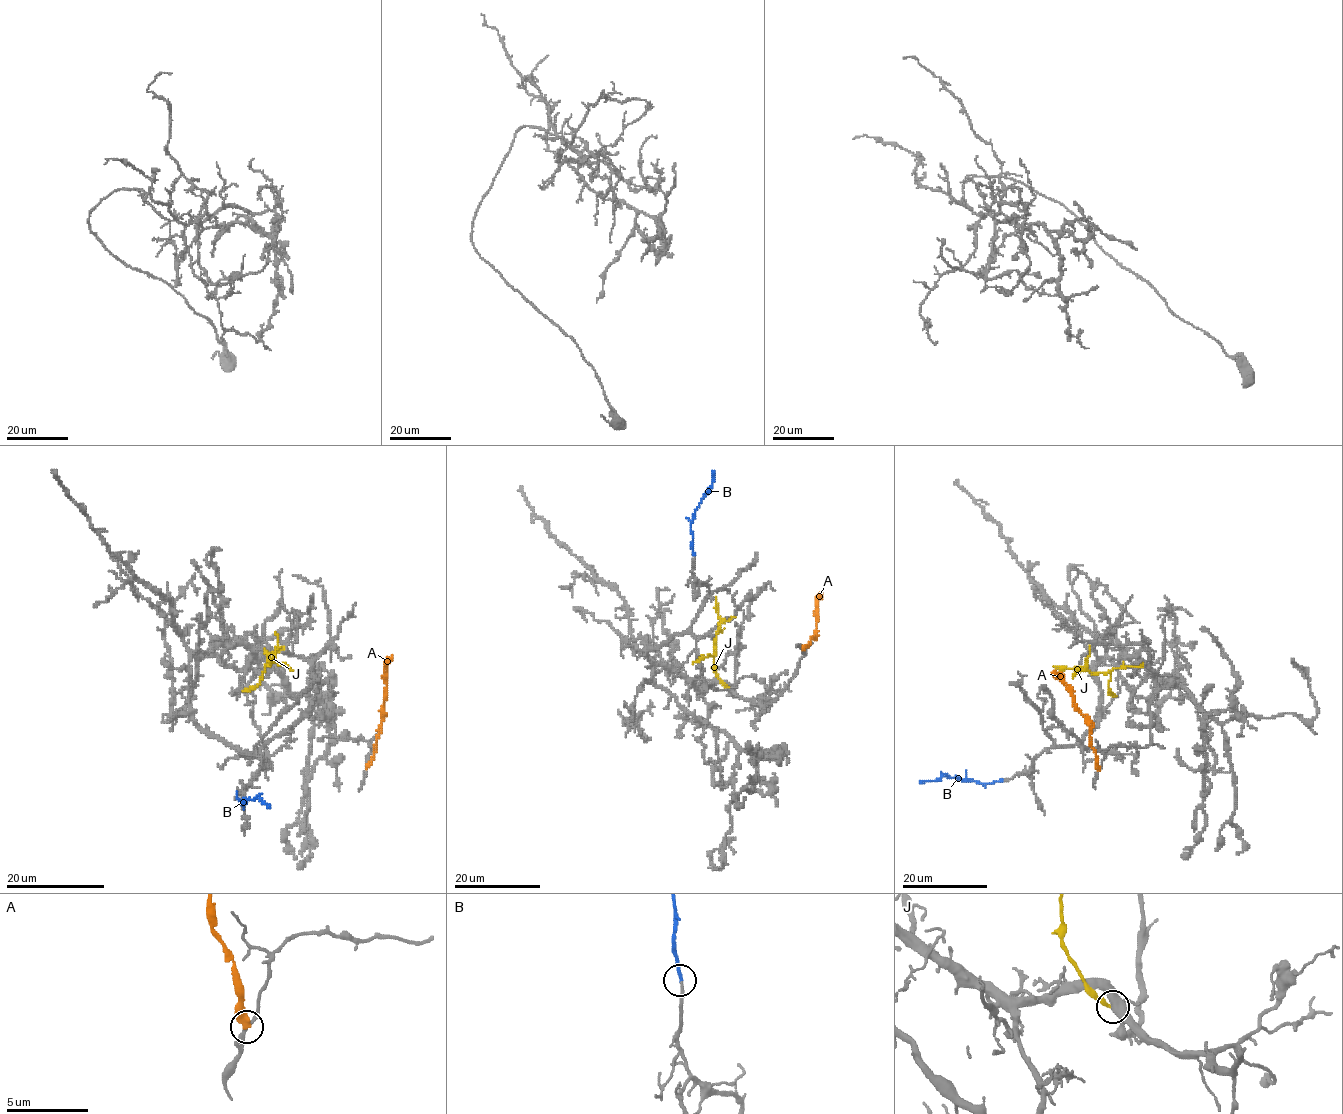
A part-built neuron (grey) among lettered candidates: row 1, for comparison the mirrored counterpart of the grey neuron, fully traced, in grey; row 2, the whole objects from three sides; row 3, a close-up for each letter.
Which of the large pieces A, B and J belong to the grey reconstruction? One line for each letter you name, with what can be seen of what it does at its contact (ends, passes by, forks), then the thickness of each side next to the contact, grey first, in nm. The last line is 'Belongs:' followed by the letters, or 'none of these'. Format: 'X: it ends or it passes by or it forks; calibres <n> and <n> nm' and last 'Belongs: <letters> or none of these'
B: it ends; calibres 200 and 220 nm
Belongs: B

